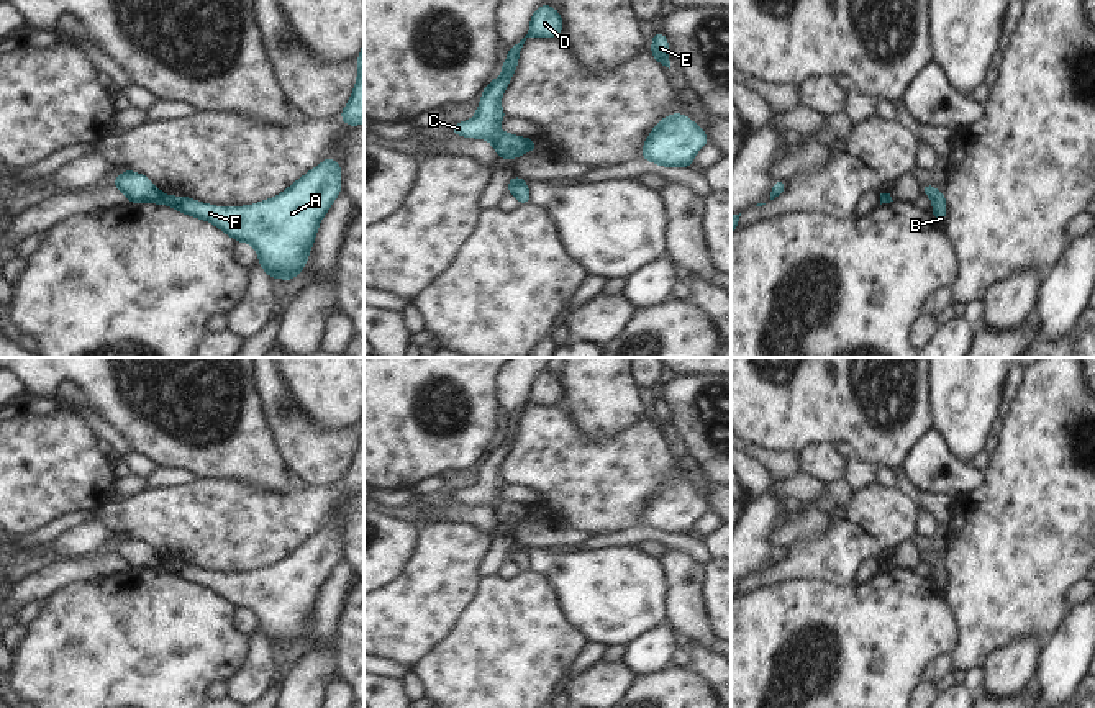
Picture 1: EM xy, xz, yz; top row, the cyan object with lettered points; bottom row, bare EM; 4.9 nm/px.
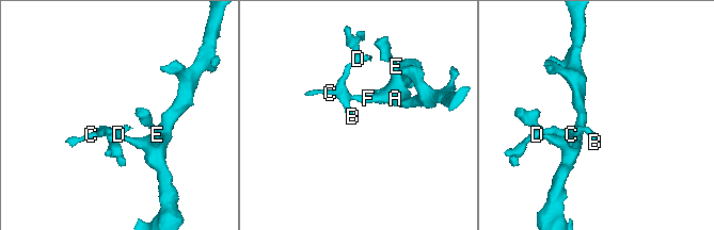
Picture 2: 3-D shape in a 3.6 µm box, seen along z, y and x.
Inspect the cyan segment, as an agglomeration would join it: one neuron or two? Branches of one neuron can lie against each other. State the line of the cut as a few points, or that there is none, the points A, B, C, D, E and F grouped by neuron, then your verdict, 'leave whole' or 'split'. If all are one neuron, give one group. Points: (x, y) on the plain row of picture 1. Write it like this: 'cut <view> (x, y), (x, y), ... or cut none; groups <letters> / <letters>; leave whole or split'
cut xy (159, 561), (161, 569); groups A E F / B C D; split

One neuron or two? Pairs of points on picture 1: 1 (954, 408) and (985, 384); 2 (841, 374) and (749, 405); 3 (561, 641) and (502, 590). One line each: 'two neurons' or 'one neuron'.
1: one neuron
2: one neuron
3: one neuron

